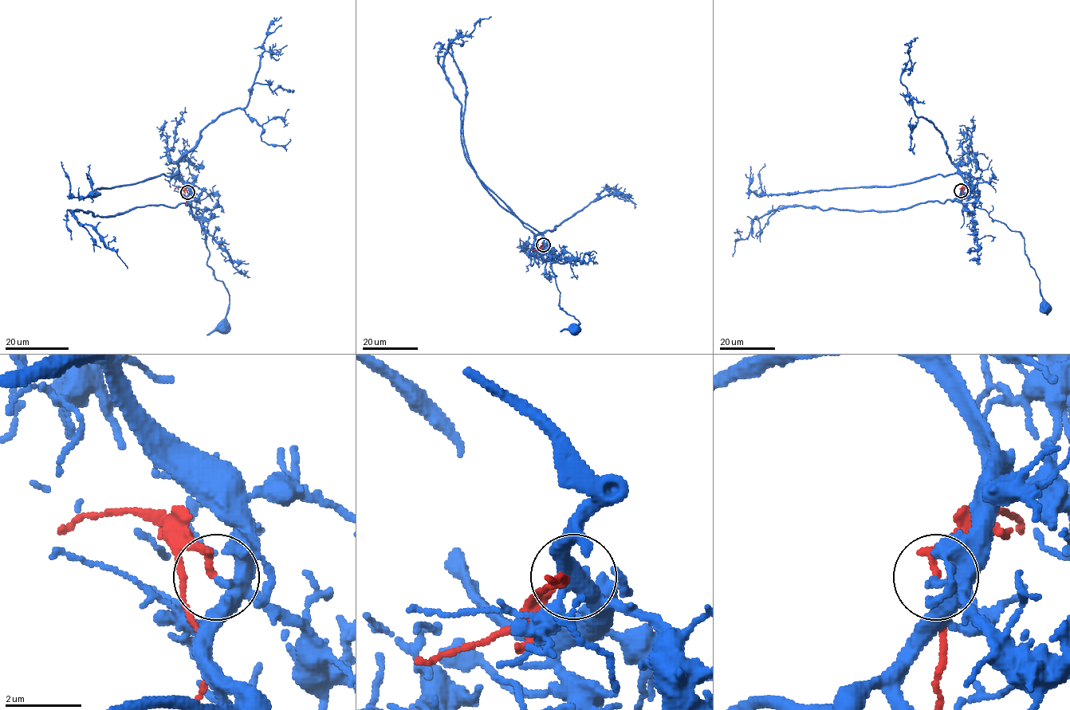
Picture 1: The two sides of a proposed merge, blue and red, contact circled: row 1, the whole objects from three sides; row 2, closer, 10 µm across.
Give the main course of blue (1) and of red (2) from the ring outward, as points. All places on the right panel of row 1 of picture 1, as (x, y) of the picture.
1: (961, 190), (960, 202), (973, 203), (993, 219), (1020, 233), (1024, 253), (1039, 280), (1044, 309)
2: (961, 190), (961, 201)

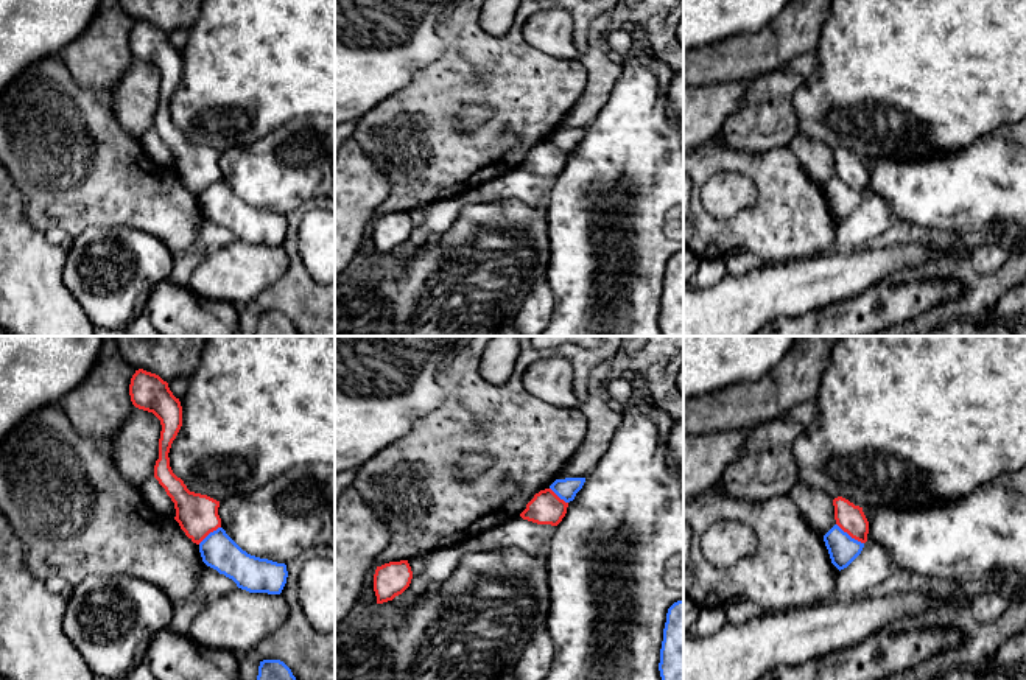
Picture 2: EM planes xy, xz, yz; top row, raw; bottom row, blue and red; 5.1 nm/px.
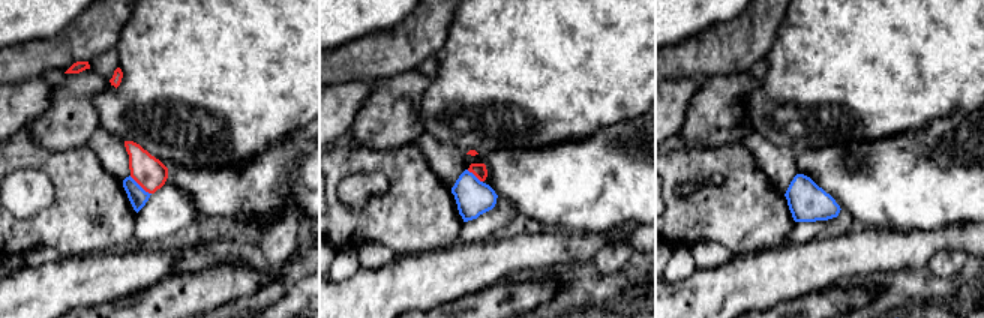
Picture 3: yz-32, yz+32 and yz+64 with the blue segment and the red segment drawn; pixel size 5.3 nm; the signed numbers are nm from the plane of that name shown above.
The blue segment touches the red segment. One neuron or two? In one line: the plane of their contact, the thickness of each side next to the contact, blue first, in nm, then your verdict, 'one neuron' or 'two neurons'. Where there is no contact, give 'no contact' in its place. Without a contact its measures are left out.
meets blue in yz; 150 nm thick on the blue side, 150 nm on the other; two neurons

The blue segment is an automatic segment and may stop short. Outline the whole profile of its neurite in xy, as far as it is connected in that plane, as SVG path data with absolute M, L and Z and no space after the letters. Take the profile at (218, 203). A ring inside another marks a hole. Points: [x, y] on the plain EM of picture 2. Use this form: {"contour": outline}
{"contour": "M223 179L210 184L201 195L202 213L232 230L249 244L280 246L288 229L286 216L260 210L243 202Z"}

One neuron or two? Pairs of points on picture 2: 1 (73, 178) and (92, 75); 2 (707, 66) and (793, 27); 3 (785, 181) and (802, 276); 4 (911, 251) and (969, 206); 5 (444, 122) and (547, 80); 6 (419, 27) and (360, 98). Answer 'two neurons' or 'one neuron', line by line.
1: two neurons
2: one neuron
3: two neurons
4: two neurons
5: one neuron
6: one neuron

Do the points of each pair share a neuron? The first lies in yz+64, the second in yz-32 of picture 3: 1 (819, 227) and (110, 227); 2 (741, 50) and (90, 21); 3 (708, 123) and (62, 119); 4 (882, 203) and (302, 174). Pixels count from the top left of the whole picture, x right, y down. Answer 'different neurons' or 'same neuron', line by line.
1: different neurons
2: same neuron
3: same neuron
4: same neuron

